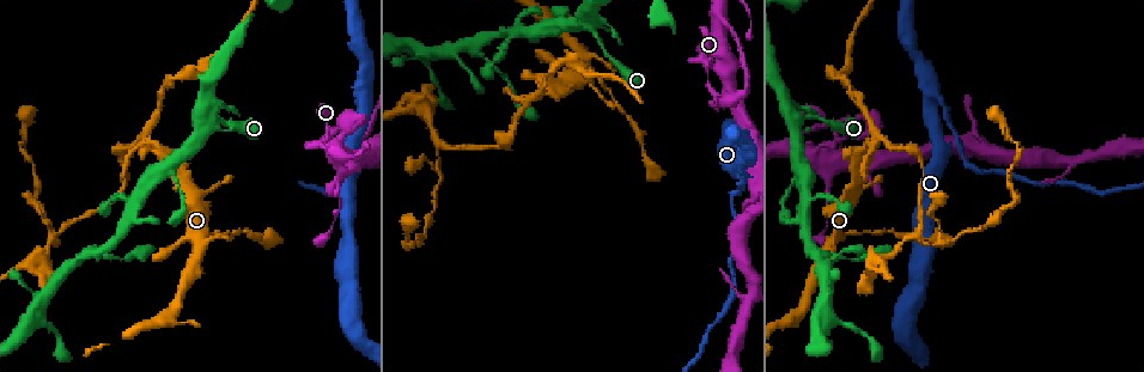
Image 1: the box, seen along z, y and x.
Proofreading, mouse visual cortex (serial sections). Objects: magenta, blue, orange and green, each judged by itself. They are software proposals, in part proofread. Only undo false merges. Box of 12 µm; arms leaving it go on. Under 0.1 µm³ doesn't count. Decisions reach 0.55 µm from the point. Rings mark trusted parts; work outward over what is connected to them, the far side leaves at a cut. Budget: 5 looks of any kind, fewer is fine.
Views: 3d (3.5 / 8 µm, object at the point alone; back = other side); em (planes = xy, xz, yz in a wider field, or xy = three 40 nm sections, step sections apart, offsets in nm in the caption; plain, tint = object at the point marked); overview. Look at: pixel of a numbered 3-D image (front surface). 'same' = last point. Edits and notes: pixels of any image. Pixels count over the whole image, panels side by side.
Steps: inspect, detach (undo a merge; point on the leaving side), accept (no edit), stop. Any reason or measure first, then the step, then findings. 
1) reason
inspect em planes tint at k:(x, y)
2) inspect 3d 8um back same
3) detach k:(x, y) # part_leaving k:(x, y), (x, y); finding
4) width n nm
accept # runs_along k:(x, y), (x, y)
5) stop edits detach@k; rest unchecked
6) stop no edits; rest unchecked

inspect 3d 3.5um at 1:(326, 138)

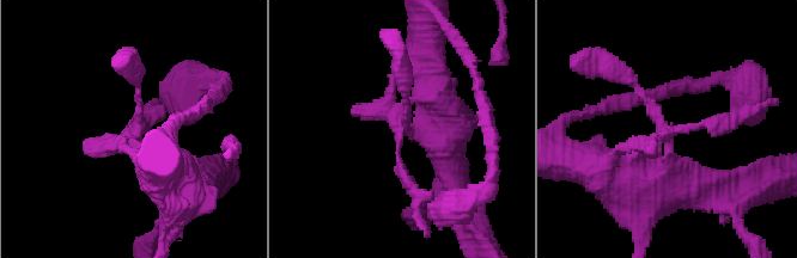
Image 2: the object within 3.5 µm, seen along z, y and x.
shape alone is not enough
inspect em xy step 2 tint at 2:(129, 130)

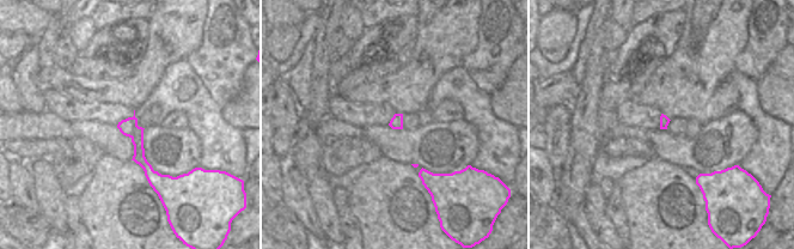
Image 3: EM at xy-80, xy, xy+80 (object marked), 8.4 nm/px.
accept # runs_along 3:(121, 125), (159, 177); continuous, no second cell

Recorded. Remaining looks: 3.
side arm on a straight run
inspect 3d 8um at 1:(479, 42)

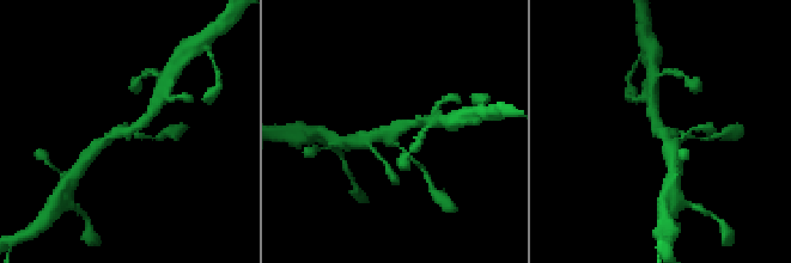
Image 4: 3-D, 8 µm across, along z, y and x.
inspect 3d 3.5um at 4:(394, 129)

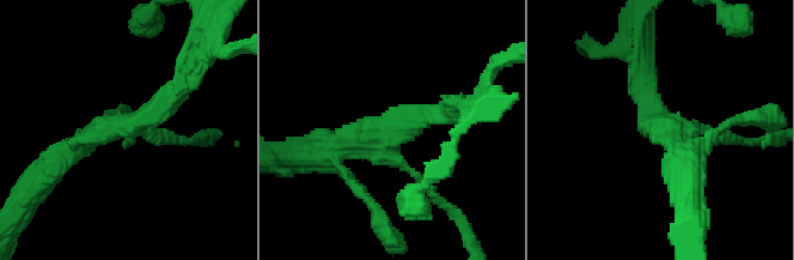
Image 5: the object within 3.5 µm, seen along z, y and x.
arm_widths 150, 250, 300 nm
accept # runs_along 5:(183, 80), (55, 162); all the same cell

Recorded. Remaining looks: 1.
stop no edits; rest unchecked

